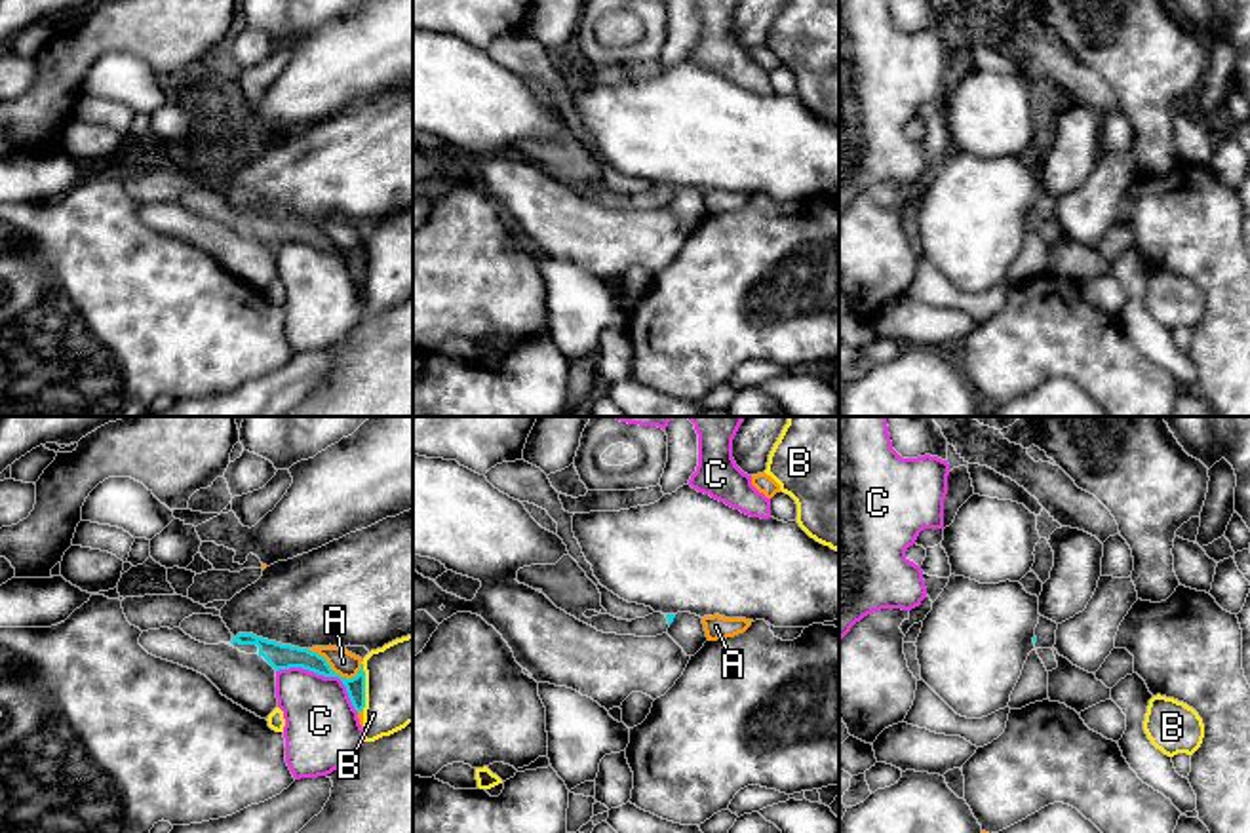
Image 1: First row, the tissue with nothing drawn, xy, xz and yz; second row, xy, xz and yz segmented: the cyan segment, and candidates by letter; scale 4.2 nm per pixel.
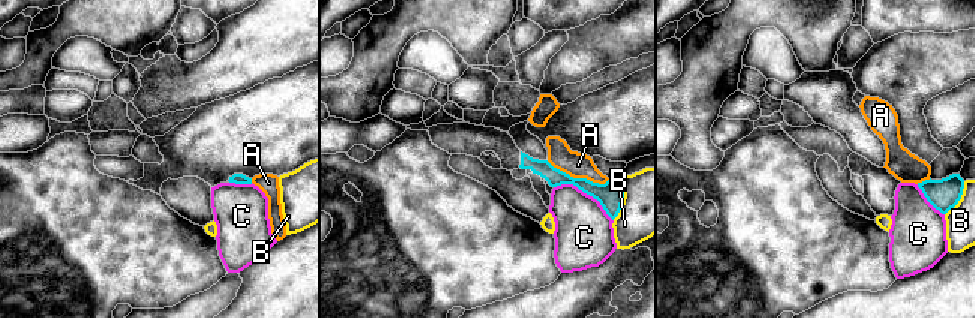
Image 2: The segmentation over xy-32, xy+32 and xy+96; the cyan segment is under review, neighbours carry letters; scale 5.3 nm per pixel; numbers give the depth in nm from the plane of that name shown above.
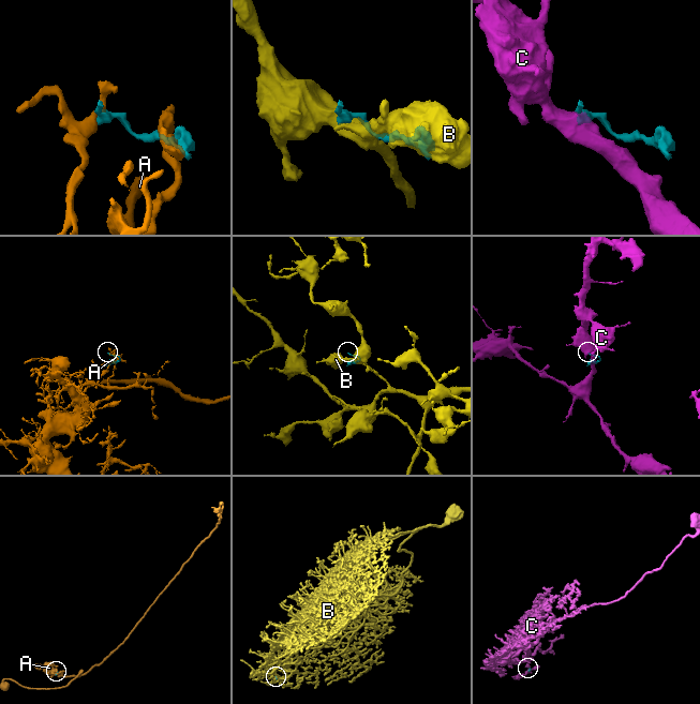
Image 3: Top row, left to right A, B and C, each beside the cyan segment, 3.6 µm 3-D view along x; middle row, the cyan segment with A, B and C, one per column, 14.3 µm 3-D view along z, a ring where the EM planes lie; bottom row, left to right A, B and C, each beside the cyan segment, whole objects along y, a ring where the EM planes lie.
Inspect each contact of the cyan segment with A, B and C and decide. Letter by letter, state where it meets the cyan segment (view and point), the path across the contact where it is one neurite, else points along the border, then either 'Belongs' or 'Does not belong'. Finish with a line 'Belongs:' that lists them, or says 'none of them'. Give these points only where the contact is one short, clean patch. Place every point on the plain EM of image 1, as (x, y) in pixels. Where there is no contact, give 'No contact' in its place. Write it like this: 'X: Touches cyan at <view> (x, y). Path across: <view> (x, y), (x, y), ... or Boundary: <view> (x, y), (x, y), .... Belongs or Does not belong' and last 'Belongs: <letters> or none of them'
A: Touches cyan at xy (332, 244). Does not belong
B: Touches cyan at xy (364, 261). Does not belong
C: Touches cyan at xy (324, 250). Boundary: xy (276, 244), (307, 242), (324, 250), (335, 250), (356, 286). Does not belong
Belongs: none of them

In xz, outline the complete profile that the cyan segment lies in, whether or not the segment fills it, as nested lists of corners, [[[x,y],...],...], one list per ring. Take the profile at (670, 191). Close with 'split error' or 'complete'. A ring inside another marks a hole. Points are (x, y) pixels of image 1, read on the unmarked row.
[[[567,127],[556,139],[531,139],[518,145],[519,158],[540,164],[557,183],[603,207],[656,211],[668,205],[675,188],[653,186],[632,196],[601,188],[601,167]]] | split error

